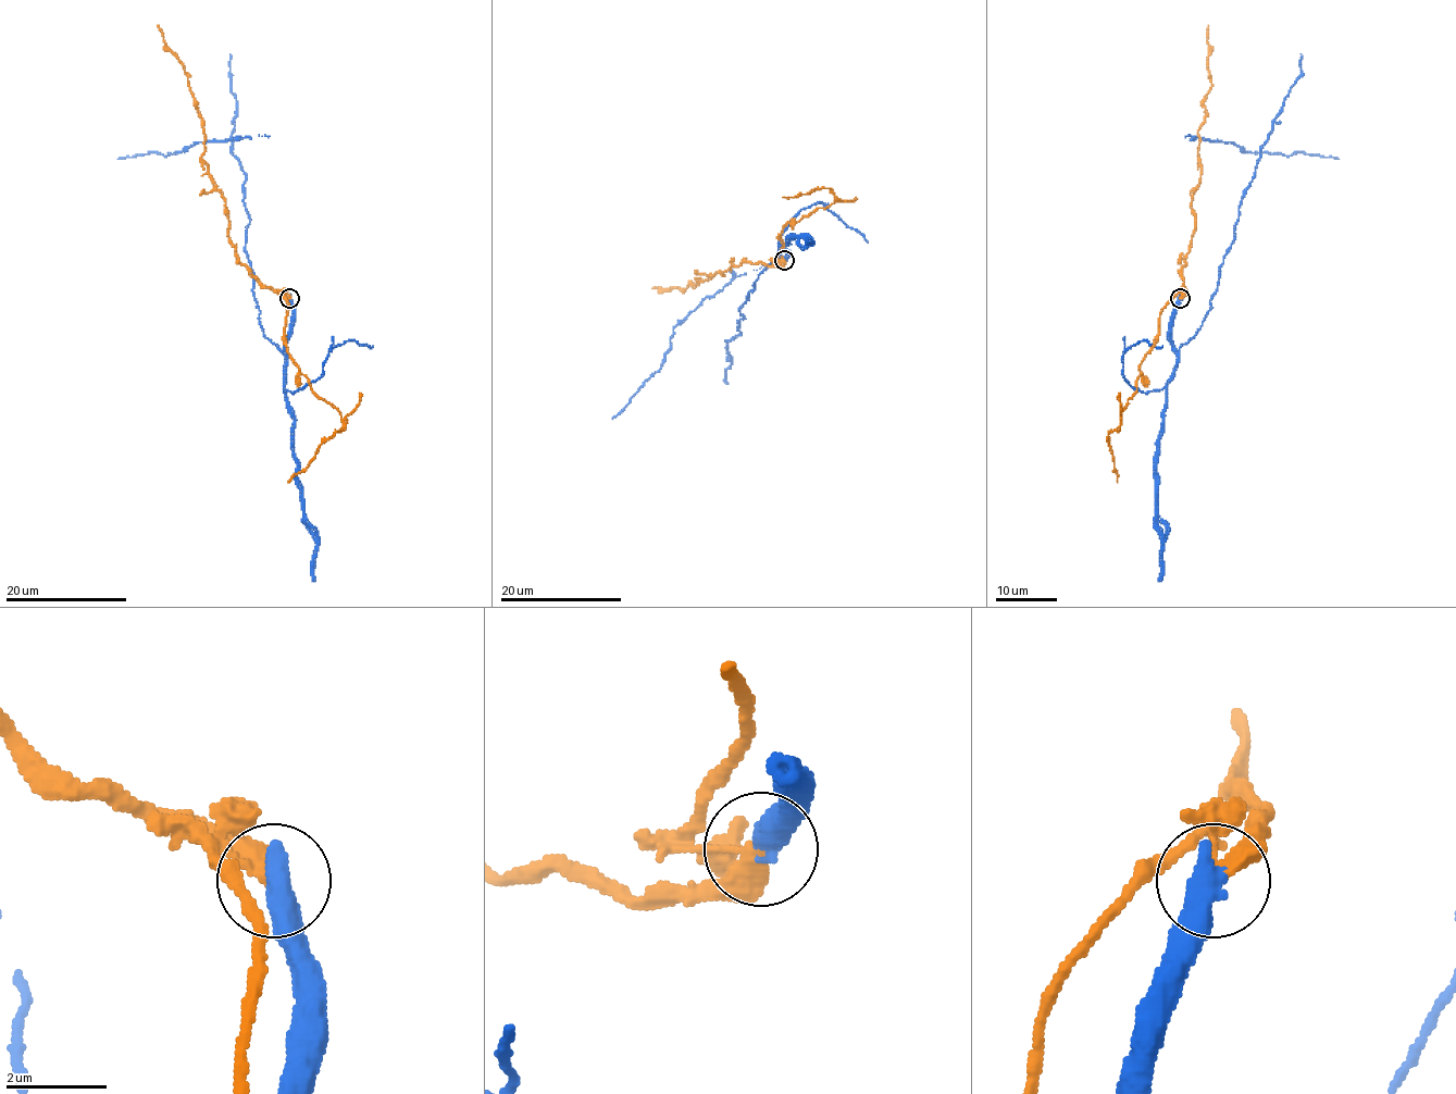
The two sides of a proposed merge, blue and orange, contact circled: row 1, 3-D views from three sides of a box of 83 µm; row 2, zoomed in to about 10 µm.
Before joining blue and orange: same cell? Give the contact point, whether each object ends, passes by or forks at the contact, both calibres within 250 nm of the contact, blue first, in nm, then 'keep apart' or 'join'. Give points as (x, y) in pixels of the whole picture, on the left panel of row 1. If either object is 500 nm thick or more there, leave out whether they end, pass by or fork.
(289, 298) | 600/300 nm | keep apart

